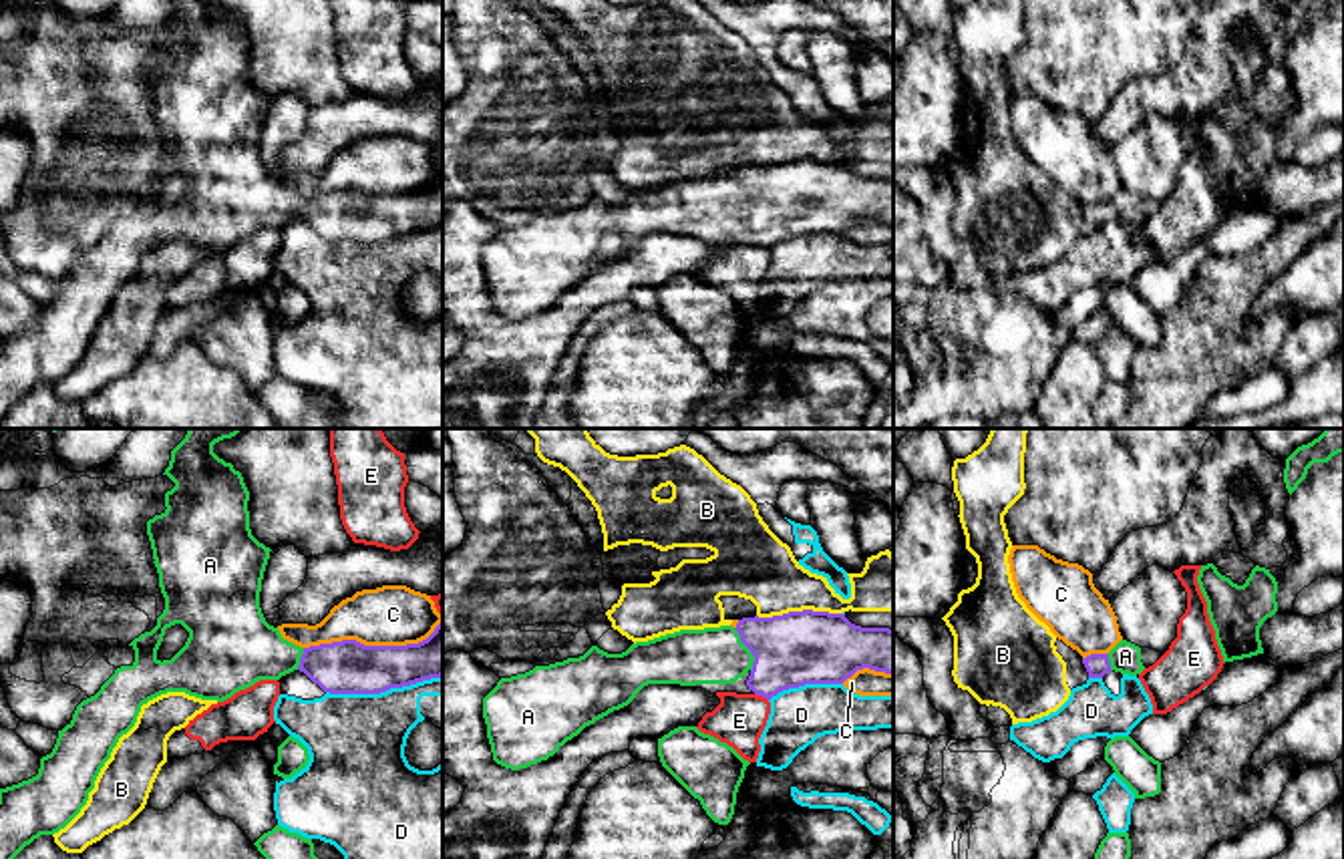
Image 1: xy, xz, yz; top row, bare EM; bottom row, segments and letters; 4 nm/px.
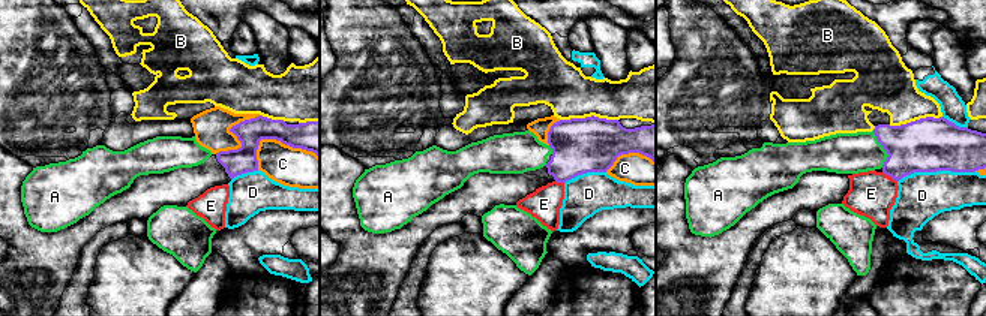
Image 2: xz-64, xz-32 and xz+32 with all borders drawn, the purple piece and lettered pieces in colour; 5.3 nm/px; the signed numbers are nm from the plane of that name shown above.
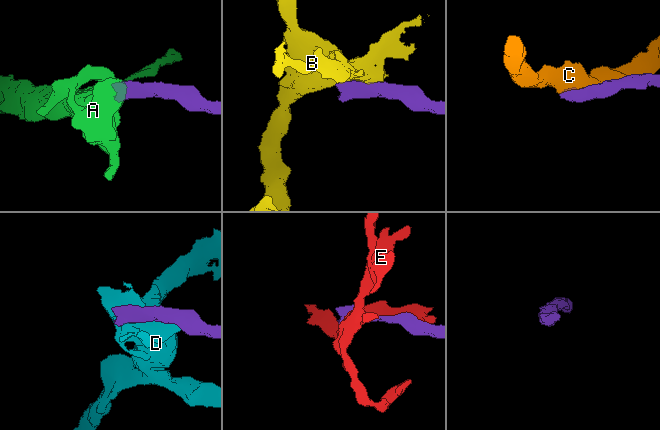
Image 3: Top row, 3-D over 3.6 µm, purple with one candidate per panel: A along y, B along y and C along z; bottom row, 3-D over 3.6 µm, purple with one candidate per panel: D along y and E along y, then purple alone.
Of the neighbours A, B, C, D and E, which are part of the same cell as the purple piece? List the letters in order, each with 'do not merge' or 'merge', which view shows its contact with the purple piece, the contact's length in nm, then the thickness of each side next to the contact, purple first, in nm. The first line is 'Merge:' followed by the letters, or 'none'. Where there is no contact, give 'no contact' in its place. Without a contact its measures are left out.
Merge: A
A: merge; meets purple in xz; contact 190 nm long; 300 nm thick on the purple side, 220 nm on the other
B: do not merge; meets purple in xz; contact 340 nm long; 300 nm thick on the purple side, 280 nm on the other
C: do not merge; meets purple in xy; contact 550 nm long; 220 nm thick on the purple side, 240 nm on the other
D: do not merge; meets purple in xy; contact 460 nm long; 220 nm thick on the purple side, 380 nm on the other
E: do not merge; meets purple in xz; contact 70 nm long; 300 nm thick on the purple side, 200 nm on the other

